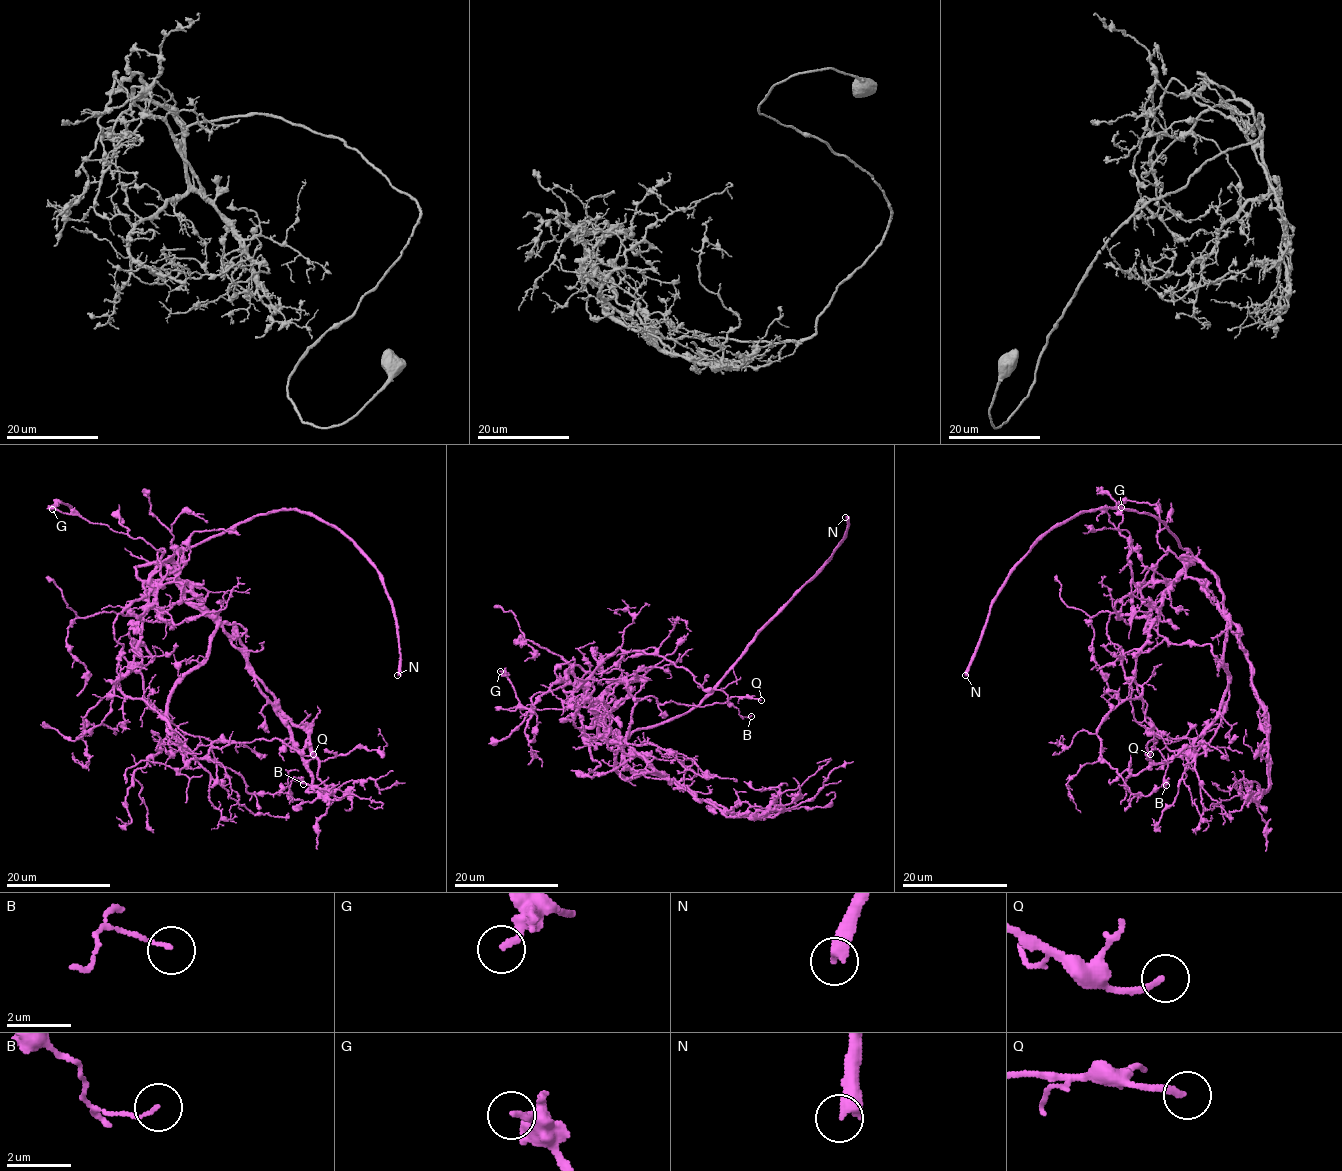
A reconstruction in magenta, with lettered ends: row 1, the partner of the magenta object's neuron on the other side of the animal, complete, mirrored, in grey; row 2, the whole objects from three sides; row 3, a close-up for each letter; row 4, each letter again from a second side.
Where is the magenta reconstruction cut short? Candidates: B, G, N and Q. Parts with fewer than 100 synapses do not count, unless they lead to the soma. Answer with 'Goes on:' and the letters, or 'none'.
Goes on: N

